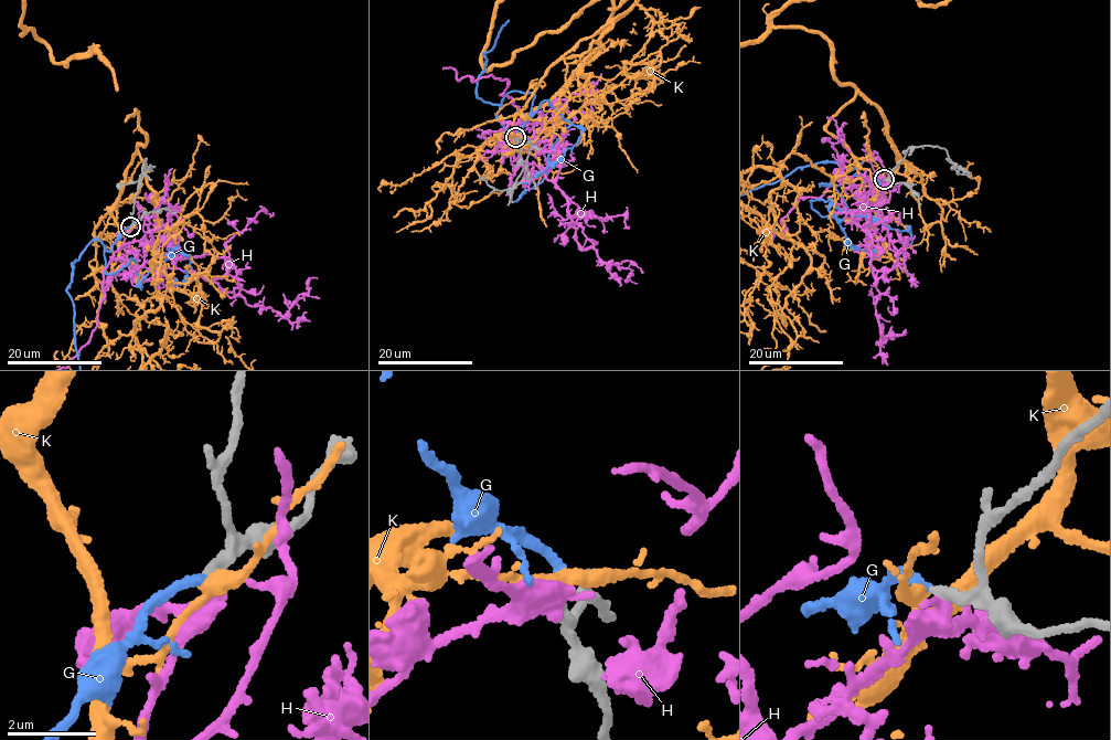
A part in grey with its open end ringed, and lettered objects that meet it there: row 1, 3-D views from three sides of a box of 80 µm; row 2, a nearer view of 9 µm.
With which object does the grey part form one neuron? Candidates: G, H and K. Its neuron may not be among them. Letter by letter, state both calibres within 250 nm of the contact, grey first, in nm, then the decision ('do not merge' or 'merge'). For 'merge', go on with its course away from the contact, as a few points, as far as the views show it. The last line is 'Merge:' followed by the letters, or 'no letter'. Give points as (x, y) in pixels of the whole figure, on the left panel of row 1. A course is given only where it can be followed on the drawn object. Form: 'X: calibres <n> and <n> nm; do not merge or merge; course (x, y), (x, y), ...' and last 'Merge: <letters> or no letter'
G: calibres 240 and 190 nm; merge
H: calibres 260 and 440 nm; do not merge
K: calibres 240 and 280 nm; do not merge
Merge: G

